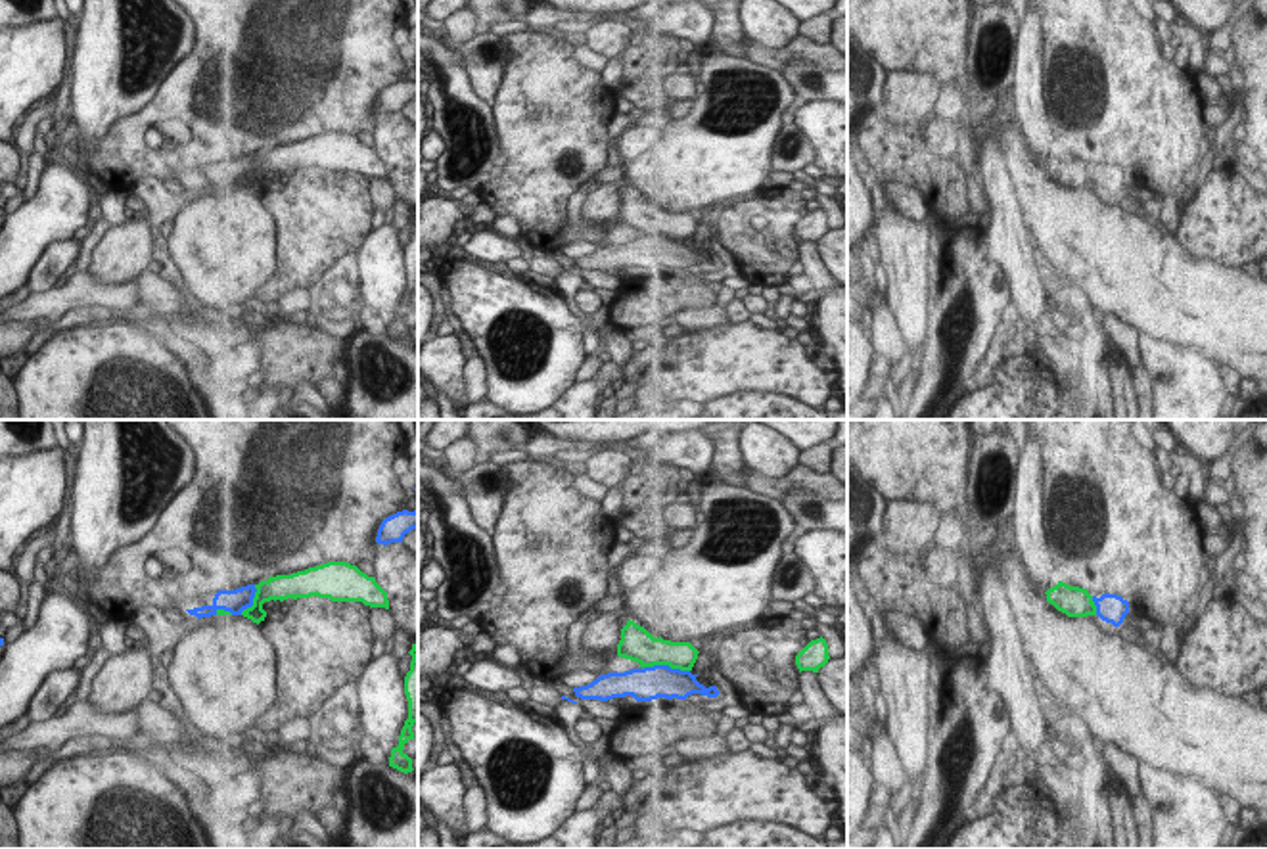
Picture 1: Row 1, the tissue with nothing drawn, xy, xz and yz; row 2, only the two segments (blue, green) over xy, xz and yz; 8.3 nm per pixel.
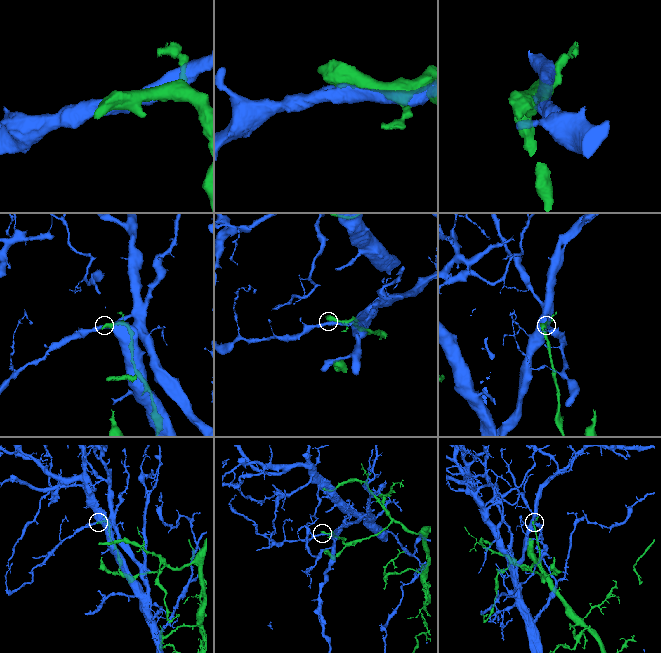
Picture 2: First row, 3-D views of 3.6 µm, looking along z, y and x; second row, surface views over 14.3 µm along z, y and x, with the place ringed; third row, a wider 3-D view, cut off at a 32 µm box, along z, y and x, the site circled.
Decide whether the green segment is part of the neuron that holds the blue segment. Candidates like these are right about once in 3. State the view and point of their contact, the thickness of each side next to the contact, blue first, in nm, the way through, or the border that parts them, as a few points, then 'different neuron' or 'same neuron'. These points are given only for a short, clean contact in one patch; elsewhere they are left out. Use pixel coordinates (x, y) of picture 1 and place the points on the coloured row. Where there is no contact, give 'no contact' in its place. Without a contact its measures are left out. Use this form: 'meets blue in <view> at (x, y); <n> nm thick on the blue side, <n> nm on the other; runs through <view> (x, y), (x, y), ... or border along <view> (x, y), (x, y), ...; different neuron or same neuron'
meets blue in xz at (666, 665); 280 nm thick on the blue side, 260 nm on the other; different neuron

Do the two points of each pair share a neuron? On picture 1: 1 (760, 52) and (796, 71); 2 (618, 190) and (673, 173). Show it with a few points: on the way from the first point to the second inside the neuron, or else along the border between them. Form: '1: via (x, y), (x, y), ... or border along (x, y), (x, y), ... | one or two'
1: border along (827, 69), (809, 60), (792, 60), (783, 71) | two
2: border along (623, 181), (629, 188) | two

